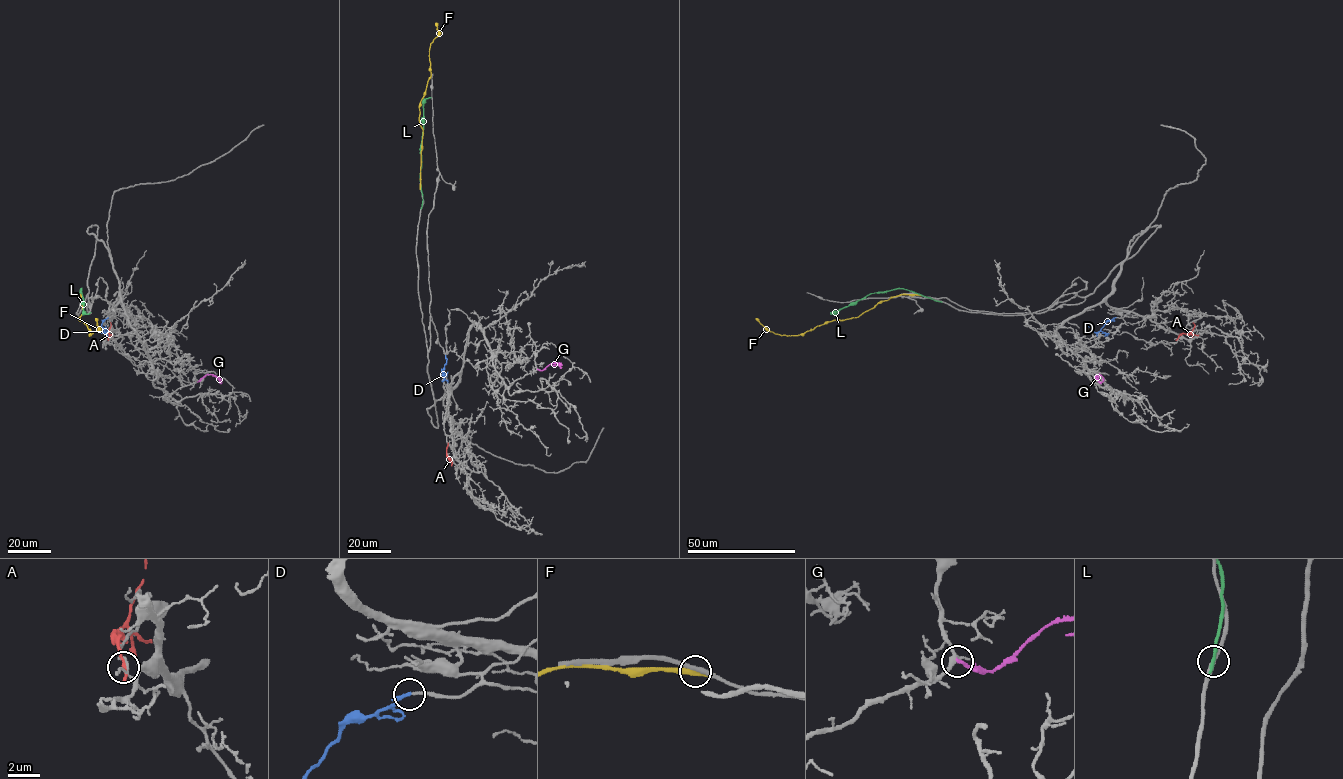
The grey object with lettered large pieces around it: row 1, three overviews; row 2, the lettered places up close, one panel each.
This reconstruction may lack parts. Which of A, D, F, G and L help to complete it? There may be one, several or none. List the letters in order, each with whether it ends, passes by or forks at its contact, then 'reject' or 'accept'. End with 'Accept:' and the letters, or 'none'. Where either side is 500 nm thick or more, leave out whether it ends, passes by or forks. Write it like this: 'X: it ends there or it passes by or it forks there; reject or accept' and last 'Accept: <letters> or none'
A: it ends there; reject
D: it ends there; accept
F: it ends there; reject
G: it ends there; reject
L: it ends there; reject
Accept: D

